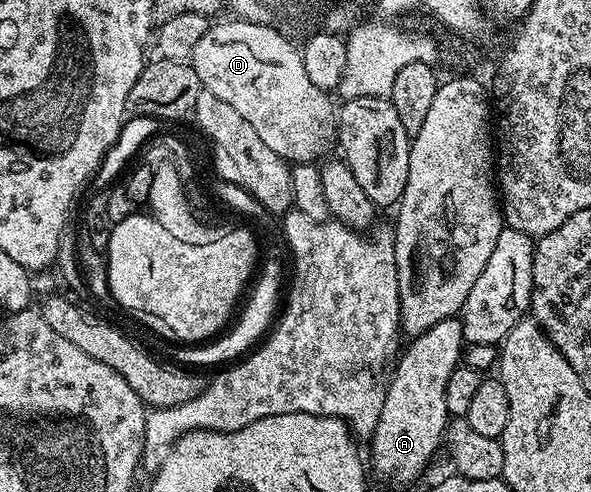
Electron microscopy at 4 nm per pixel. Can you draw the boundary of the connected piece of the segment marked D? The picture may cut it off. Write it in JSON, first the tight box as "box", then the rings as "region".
{"box":[190,17,338,164],"region":[[[239,17],[229,20],[229,23],[213,22],[194,49],[190,62],[194,73],[198,73],[201,88],[214,93],[214,97],[222,97],[226,105],[231,105],[242,118],[250,121],[260,140],[289,164],[315,164],[323,160],[331,152],[328,150],[335,148],[338,143],[338,107],[335,102],[332,104],[333,96],[310,81],[303,54],[297,44],[295,47],[280,32],[283,30]]]}

